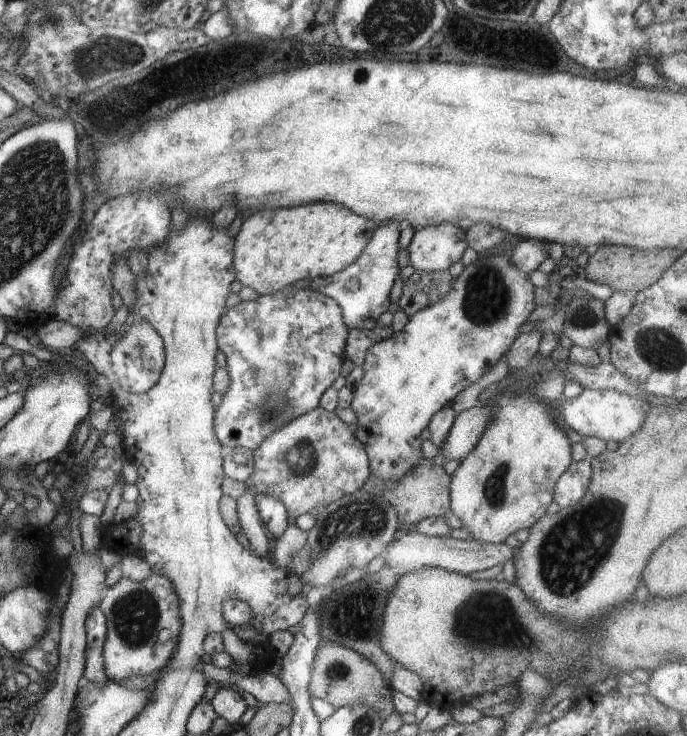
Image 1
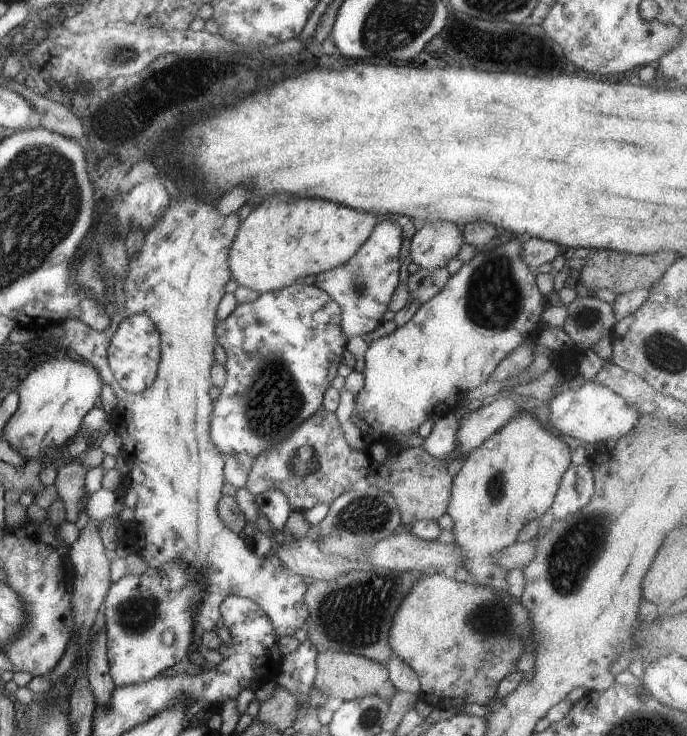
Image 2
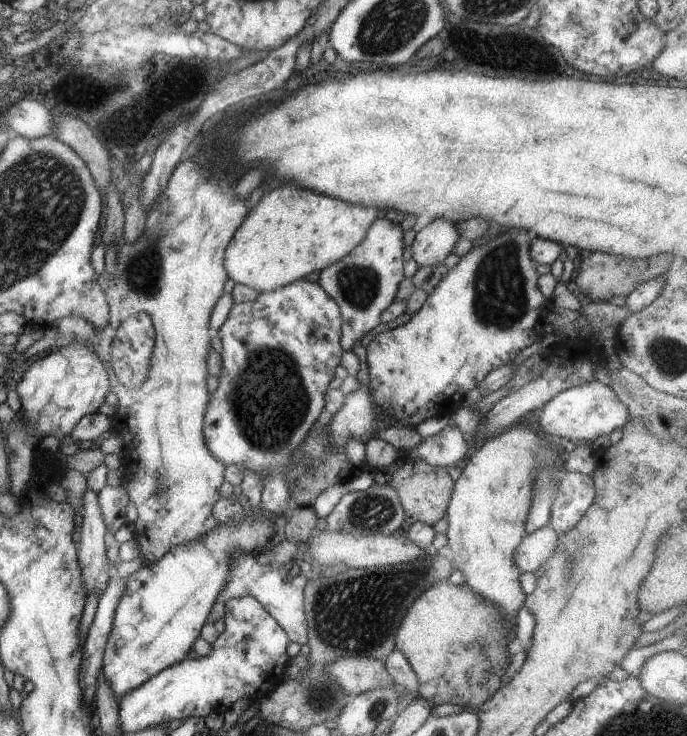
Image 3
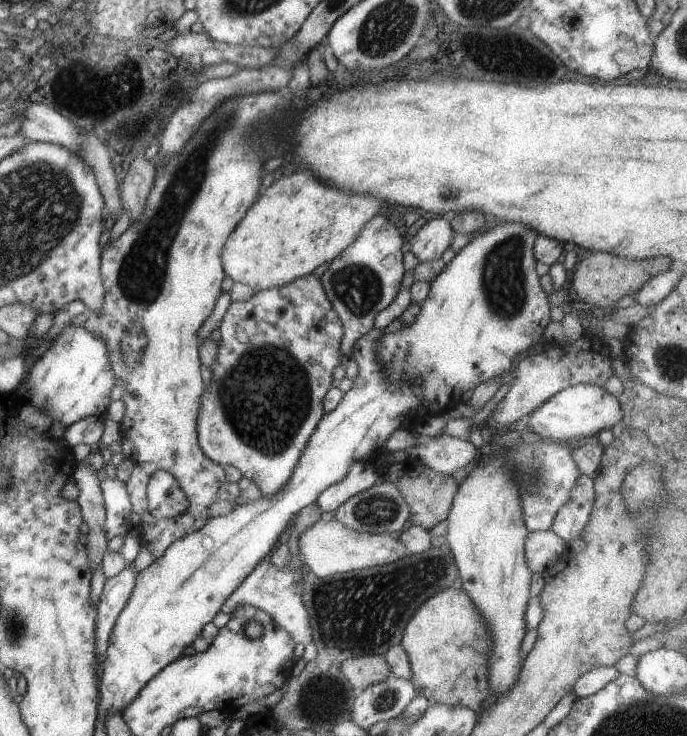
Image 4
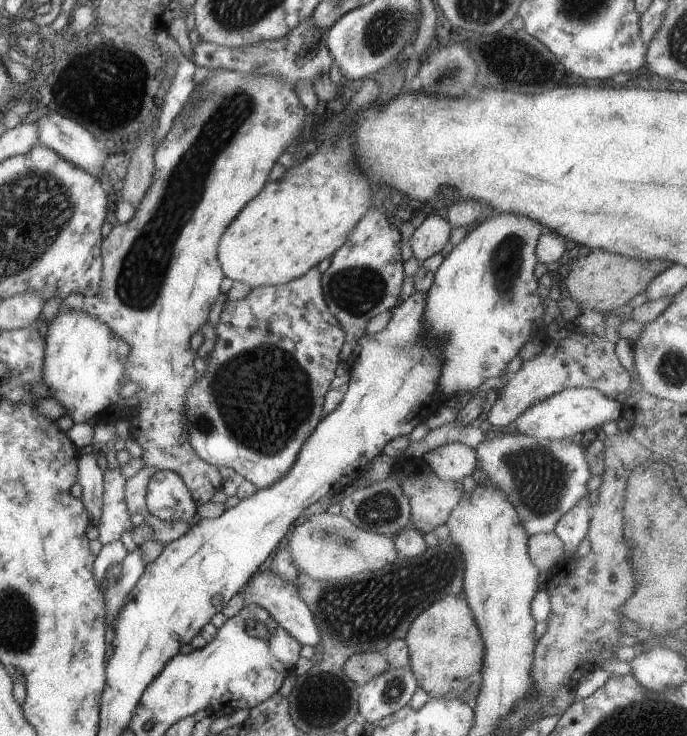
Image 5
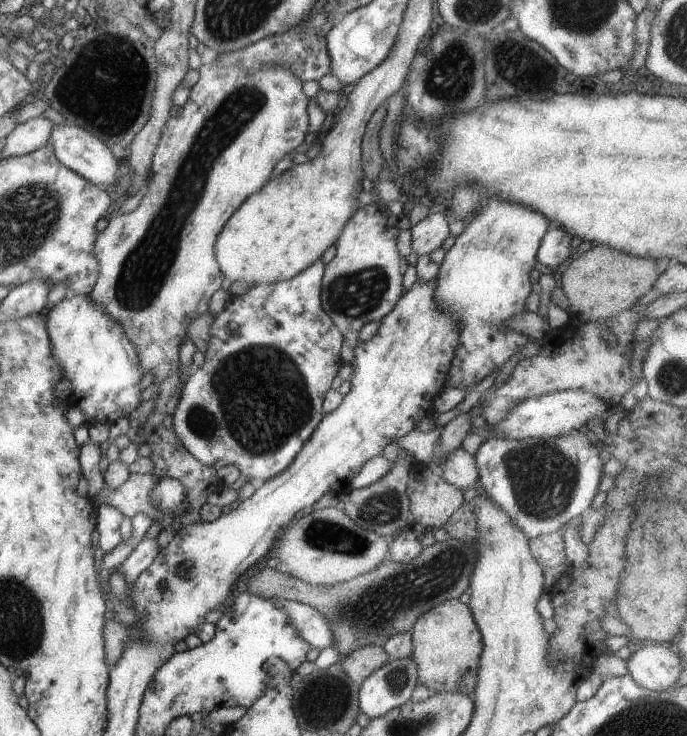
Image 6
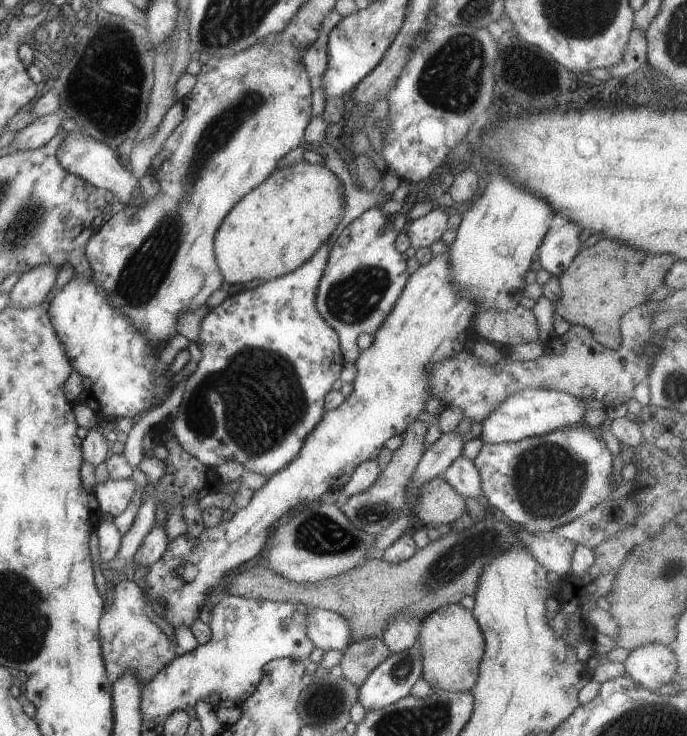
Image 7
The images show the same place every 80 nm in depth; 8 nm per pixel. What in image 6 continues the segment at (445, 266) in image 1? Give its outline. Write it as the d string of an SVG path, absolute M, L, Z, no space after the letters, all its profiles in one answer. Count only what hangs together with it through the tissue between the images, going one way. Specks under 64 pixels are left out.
M435 205L424 220L416 226L411 226L411 245L418 257L428 256L441 248L450 234L449 223L449 218L444 215L443 210Z

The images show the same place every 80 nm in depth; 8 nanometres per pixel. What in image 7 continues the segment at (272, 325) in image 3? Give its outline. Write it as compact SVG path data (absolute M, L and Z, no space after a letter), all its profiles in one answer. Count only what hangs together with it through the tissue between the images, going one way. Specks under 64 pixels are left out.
M324 242L314 256L294 272L267 281L254 290L227 296L202 320L197 343L202 360L182 384L182 402L178 412L171 416L170 430L182 450L207 468L215 470L234 460L247 472L271 478L298 457L306 436L322 420L325 397L332 391L345 364L337 333L316 308L316 288L324 276L329 252L329 245Z

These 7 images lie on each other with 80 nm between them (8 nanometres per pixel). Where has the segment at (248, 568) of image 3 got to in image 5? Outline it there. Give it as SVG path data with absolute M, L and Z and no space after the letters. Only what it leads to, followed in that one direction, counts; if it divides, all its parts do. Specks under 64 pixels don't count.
M272 570L261 571L254 575L247 585L237 592L224 607L222 612L228 617L234 616L240 612L240 609L249 604L260 605L266 612L276 620L276 622L284 628L284 630L294 637L301 645L316 646L320 642L320 631L316 618L308 605L300 598L297 591L299 575L294 579L289 579L283 575L279 575Z

